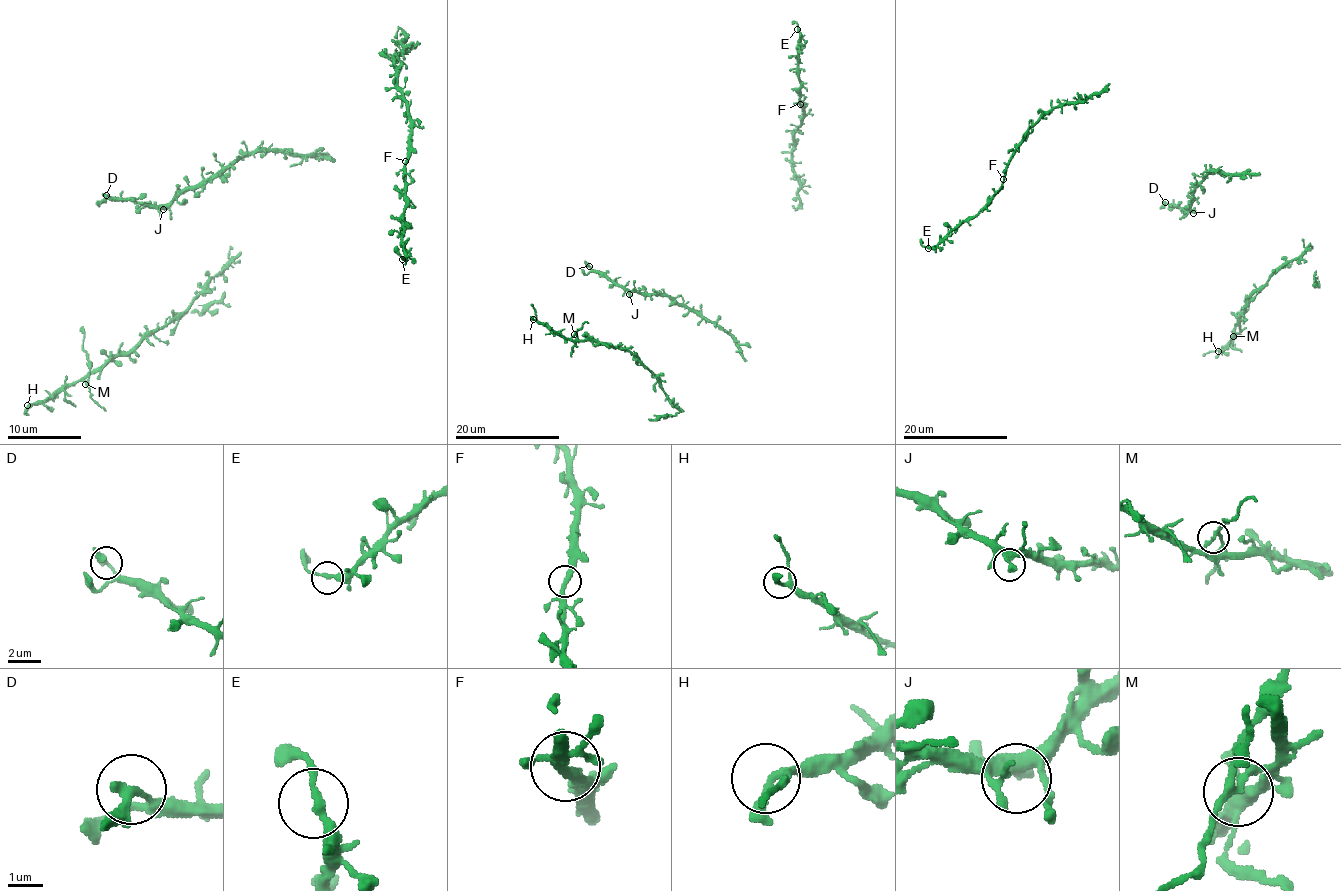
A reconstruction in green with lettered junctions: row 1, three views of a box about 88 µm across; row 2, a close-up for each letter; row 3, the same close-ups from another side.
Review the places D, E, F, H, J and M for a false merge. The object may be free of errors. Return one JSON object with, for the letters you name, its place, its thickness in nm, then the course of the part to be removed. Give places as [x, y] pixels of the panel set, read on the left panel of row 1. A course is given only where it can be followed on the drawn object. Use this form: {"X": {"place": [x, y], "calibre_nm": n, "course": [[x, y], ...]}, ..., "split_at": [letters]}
{"M": {"place": [85, 384], "calibre_nm": 200, "course": [[86, 385], [90, 363], [82, 348], [84, 335], [80, 328]]}, "split_at": ["M"]}

